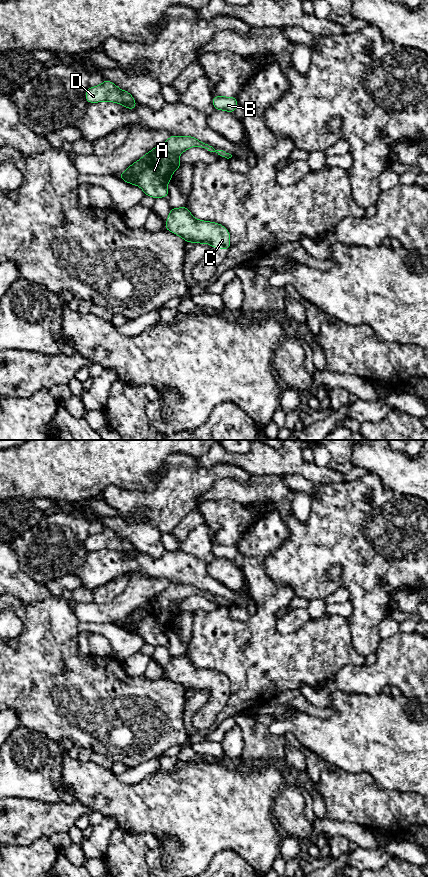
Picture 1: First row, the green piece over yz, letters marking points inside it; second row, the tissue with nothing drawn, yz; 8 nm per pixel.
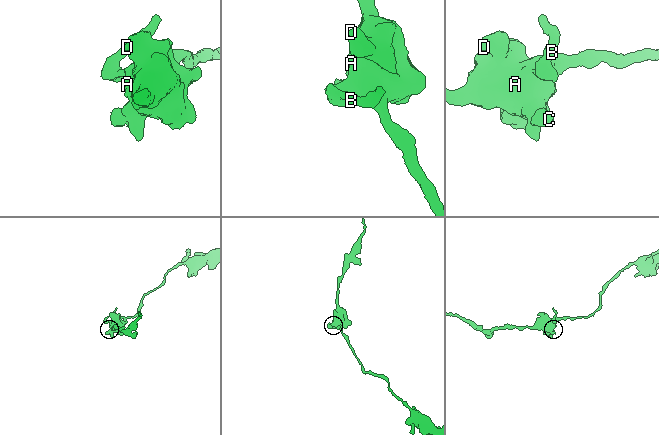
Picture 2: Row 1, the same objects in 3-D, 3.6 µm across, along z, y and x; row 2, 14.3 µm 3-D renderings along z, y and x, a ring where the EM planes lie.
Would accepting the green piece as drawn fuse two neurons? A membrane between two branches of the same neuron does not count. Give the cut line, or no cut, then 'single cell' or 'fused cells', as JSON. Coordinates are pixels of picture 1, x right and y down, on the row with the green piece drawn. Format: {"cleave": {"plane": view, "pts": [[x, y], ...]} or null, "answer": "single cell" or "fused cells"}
{"cleave": null, "answer": "single cell"}

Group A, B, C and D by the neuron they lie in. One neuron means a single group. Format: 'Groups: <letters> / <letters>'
Groups: A B C D

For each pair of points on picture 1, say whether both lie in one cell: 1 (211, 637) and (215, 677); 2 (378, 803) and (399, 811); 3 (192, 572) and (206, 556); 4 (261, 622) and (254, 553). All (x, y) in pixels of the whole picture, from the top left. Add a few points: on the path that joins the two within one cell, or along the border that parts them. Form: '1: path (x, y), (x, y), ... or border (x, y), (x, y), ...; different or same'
1: border (192, 663), (220, 671), (230, 687); different
2: path (383, 808), (394, 811); same
3: border (181, 550), (192, 554), (206, 565); different
4: path (266, 605), (266, 583), (254, 570); same

